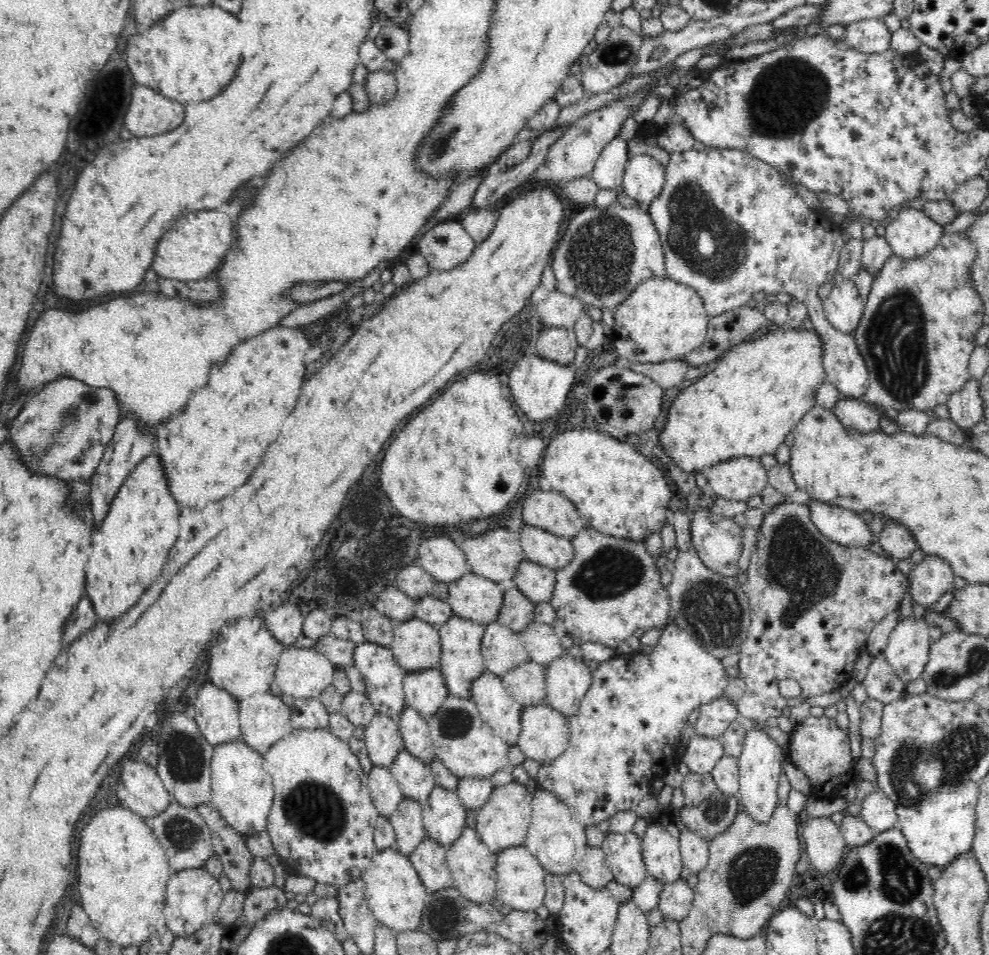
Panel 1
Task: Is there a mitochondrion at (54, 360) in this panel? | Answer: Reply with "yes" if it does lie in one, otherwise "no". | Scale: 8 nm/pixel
no

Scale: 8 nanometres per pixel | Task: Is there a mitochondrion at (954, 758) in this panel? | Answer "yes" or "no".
yes

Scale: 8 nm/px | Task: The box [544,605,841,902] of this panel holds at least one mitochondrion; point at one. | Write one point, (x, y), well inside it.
(715, 810)

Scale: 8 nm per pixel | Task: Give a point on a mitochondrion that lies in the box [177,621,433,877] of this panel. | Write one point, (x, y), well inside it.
(313, 809)

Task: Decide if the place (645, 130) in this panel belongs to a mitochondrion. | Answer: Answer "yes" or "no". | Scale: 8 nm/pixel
no

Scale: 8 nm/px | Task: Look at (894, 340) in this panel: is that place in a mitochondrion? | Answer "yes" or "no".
yes

